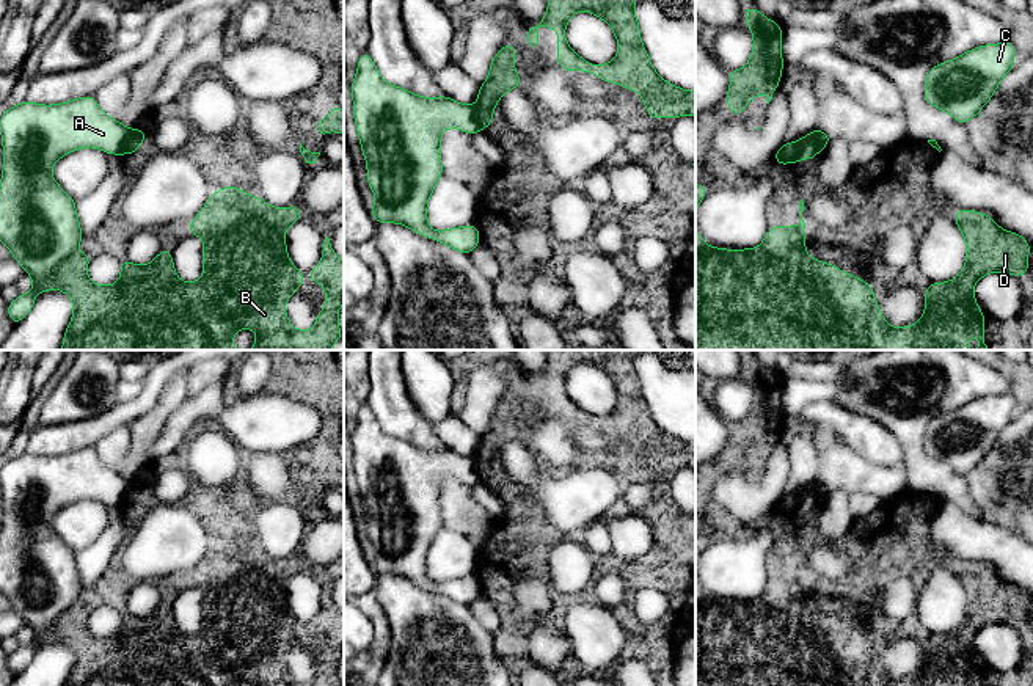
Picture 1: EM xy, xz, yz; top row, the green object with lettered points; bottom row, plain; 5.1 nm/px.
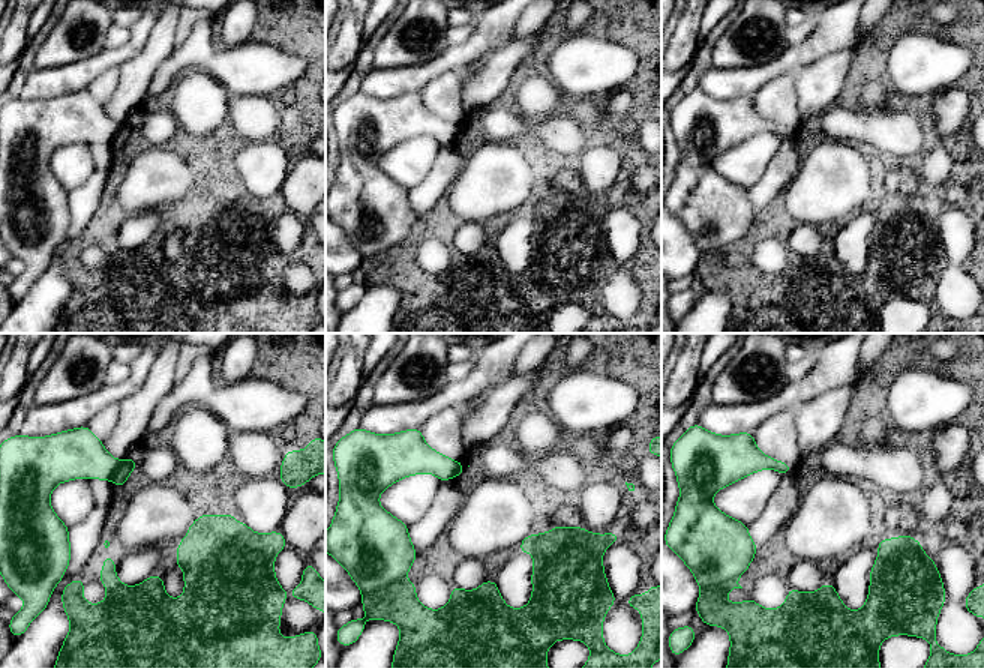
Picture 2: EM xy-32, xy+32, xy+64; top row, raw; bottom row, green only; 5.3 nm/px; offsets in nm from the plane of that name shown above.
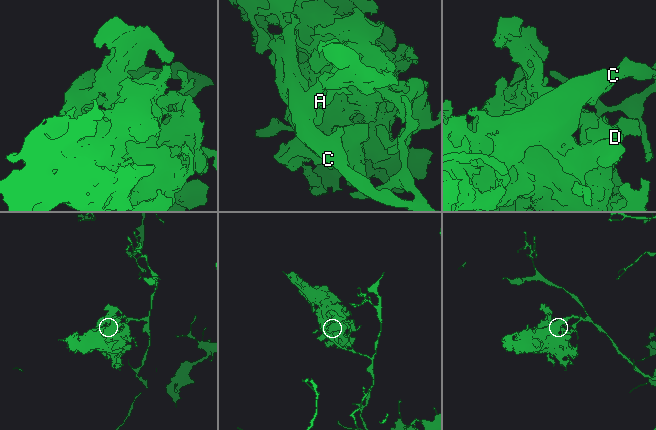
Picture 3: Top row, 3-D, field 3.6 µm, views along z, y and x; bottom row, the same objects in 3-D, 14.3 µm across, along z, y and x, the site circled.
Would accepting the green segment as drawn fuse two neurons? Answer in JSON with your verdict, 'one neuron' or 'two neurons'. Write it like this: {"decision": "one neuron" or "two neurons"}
{"decision": "two neurons"}

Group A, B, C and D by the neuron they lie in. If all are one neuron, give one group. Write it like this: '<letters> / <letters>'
A C / B D

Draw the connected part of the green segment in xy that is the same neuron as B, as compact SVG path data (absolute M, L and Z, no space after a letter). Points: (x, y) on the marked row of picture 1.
M232 185L217 190L188 224L190 235L204 239L204 272L195 283L177 278L170 248L162 250L148 265L135 265L122 257L121 278L113 286L97 286L89 281L86 267L91 257L86 253L63 261L41 290L61 289L74 303L61 350L237 350L232 336L243 328L257 333L257 341L250 350L330 350L338 339L344 338L338 325L338 311L344 303L344 262L334 254L328 237L323 242L322 262L309 270L311 281L322 284L327 292L327 301L316 325L309 331L295 330L284 311L287 298L303 284L303 275L287 256L284 231L301 217L297 204L276 209L262 198L253 198Z

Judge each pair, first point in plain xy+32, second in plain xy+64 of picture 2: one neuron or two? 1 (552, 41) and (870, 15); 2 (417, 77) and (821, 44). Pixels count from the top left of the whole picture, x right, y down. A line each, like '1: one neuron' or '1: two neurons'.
1: two neurons
2: one neuron

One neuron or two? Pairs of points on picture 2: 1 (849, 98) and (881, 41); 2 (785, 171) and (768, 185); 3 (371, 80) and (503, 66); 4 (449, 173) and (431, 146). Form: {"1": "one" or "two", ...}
{"1": "one", "2": "one", "3": "two", "4": "two"}

